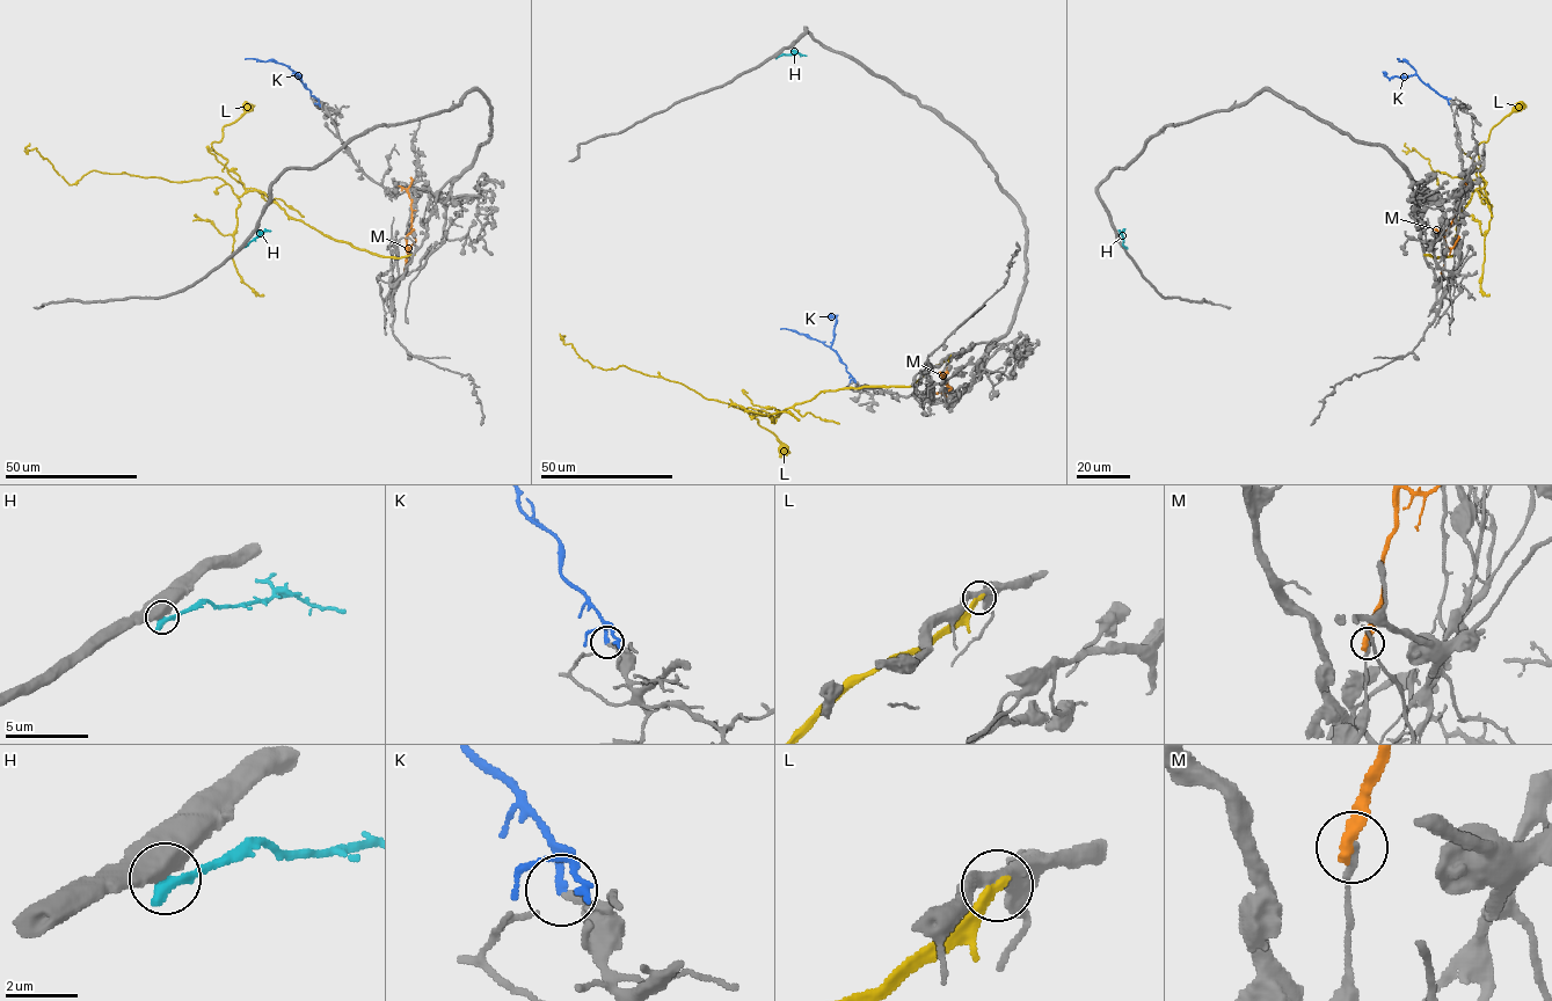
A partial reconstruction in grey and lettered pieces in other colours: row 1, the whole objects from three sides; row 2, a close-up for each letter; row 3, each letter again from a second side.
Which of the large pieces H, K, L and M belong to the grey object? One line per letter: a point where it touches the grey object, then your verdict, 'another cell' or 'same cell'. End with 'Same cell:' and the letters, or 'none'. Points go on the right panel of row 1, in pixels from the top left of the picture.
H: (1126, 247) | another cell
K: (1450, 100) | same cell
L: (1425, 254) | another cell
M: (1442, 272) | another cell
Same cell: K

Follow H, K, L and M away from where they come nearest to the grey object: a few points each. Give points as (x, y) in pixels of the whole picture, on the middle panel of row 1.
H: (777, 57), (795, 52), (806, 56)
K: (853, 381), (830, 346), (806, 335), (780, 329)
L: (949, 356), (910, 386), (823, 391), (772, 417), (621, 365), (594, 366), (563, 343), (565, 336)
M: (939, 373), (947, 380), (947, 391), (942, 393), (946, 400)

